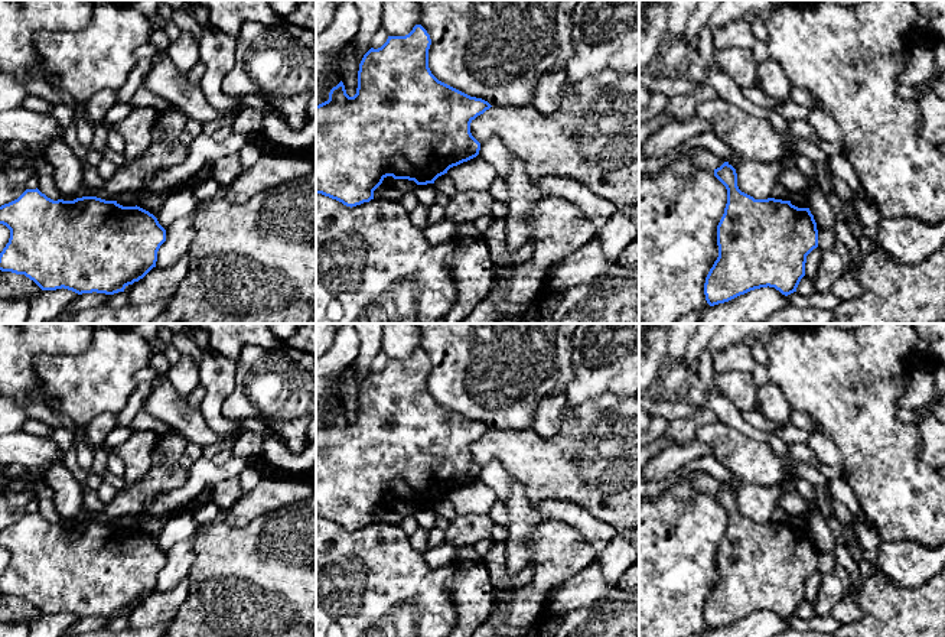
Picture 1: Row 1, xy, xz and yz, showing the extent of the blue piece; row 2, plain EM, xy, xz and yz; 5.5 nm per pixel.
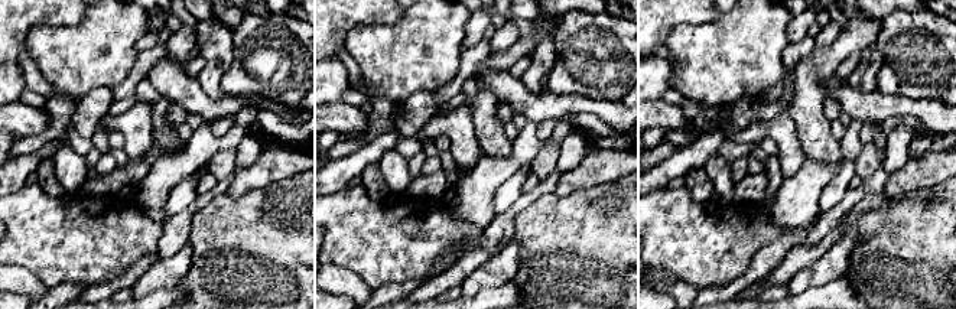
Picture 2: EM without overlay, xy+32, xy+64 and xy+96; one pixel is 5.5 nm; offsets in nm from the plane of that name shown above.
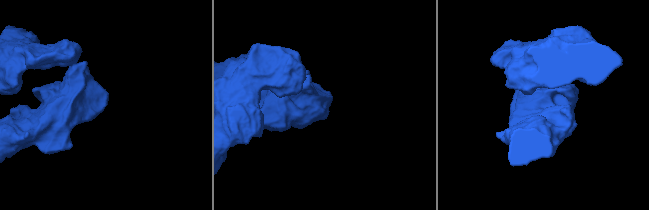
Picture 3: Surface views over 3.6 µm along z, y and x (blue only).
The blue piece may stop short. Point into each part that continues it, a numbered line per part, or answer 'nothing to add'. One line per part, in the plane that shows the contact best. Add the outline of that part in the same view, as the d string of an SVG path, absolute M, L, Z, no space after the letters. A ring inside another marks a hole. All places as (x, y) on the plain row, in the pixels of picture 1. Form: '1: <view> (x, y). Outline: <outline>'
nothing to add

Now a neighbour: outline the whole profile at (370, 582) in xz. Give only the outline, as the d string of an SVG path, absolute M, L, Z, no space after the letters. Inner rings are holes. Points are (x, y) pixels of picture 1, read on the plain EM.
M316 517L316 637L447 637L454 627L456 610L450 595L456 575L456 563L431 569L424 553L410 545L408 536L400 524L371 523L356 530Z

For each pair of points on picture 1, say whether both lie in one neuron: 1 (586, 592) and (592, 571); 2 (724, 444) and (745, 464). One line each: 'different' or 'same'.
1: same
2: same

